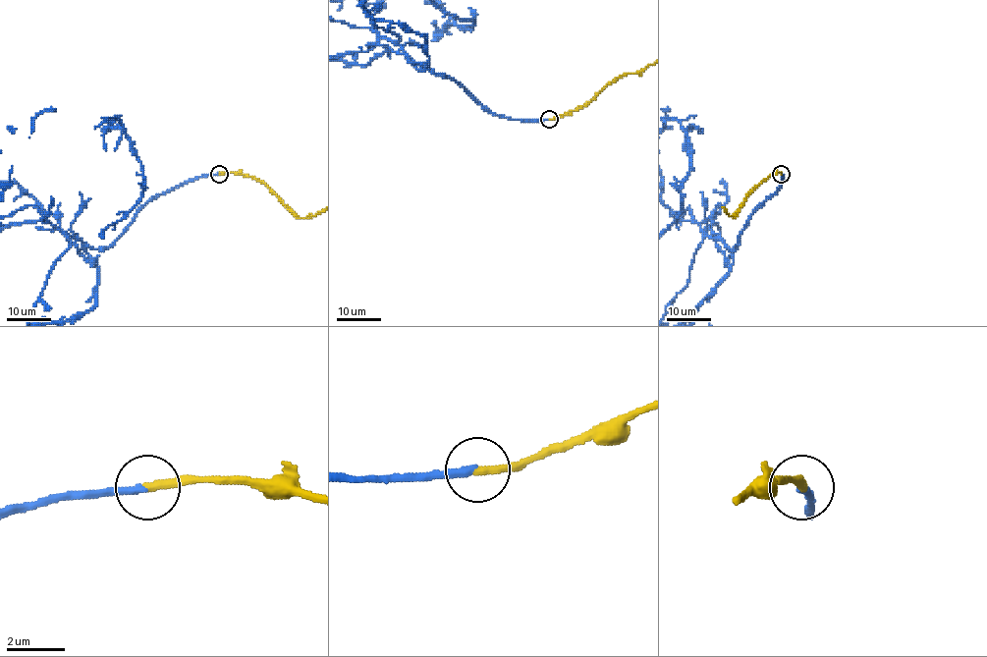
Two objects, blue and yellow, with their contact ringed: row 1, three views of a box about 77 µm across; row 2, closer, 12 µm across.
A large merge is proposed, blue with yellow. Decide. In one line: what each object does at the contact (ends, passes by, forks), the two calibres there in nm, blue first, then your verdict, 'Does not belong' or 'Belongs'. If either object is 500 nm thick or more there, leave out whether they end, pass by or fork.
At the ring blue ends. At the ring yellow ends. Thickness 260 nm (blue) against 320 nm. Belongs

